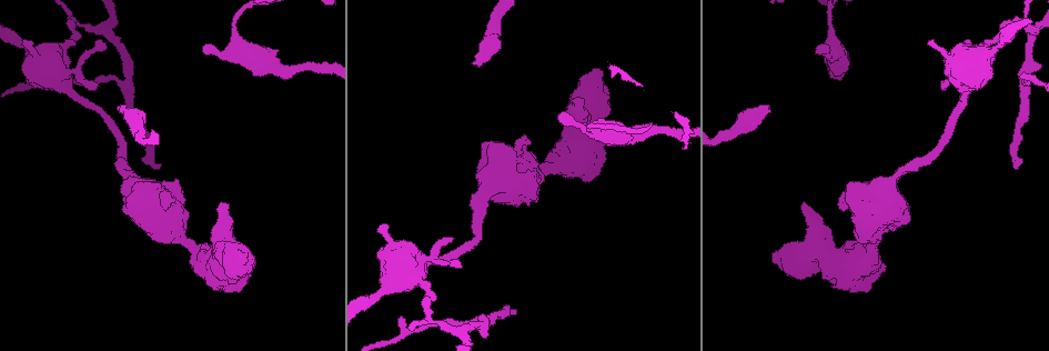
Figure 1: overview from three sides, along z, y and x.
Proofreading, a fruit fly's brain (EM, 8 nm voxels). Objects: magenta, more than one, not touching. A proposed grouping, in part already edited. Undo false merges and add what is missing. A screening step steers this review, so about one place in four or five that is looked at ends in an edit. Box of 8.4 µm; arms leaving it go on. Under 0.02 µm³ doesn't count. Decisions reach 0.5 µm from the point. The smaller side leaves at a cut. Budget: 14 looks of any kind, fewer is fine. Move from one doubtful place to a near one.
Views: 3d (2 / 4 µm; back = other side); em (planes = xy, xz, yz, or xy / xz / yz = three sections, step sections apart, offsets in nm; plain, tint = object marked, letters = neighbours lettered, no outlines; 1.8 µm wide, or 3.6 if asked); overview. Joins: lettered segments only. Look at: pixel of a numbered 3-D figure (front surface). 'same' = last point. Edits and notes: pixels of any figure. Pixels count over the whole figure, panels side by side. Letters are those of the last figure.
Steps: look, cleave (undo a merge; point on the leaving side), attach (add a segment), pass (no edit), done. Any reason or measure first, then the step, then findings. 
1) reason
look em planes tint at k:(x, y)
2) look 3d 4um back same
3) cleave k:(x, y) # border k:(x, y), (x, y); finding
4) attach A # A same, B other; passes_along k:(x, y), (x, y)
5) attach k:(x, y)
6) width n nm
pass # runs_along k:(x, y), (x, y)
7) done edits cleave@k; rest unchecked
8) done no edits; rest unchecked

an open end
look em 3.6um xy step 8 tint at 1:(766, 107)

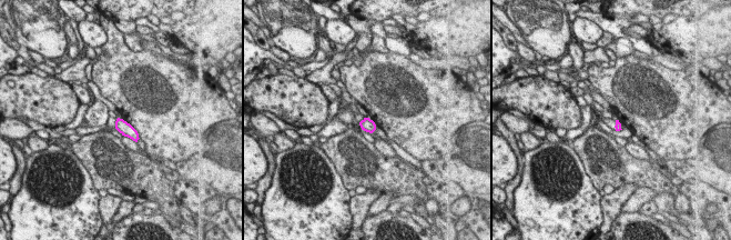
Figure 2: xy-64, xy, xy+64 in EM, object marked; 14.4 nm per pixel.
look em 3.6um planes letters same

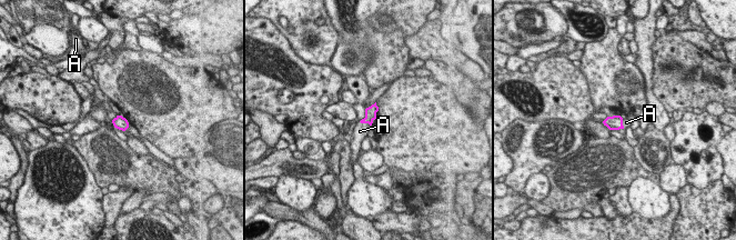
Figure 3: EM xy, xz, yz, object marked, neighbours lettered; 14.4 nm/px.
attach A # A same; passes_along 3:(371, 111), (365, 122), (360, 131); the neuron continues

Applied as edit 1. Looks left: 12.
free end
look 3d 2um at 1:(559, 114)

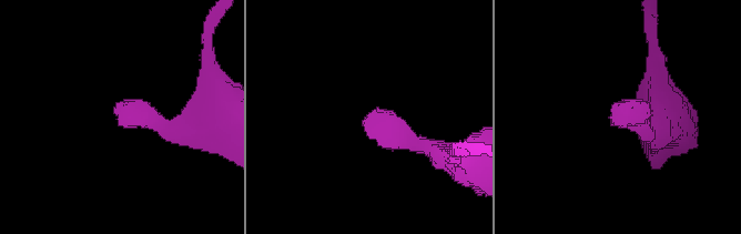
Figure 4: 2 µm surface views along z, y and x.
look em planes plain at 4:(362, 123)

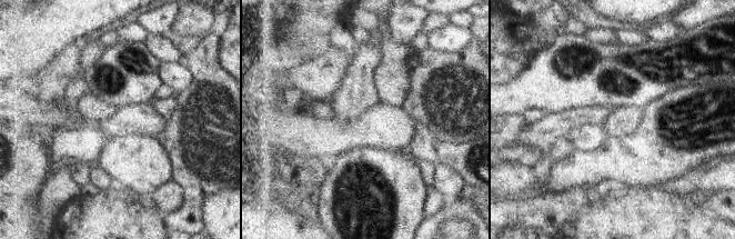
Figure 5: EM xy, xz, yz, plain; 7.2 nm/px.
look em planes letters same

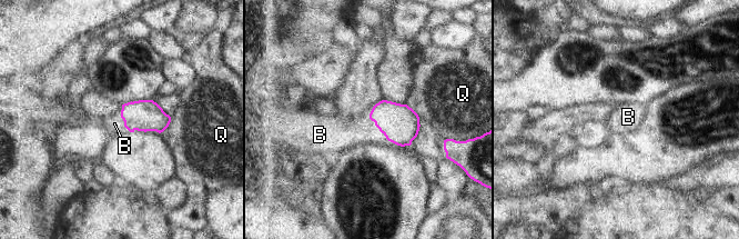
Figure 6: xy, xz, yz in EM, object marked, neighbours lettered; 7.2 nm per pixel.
attach B # B same, Q other; passes_along 6:(400, 123), (377, 127), (344, 133); the neuron continues

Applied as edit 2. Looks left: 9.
redraw
look overview

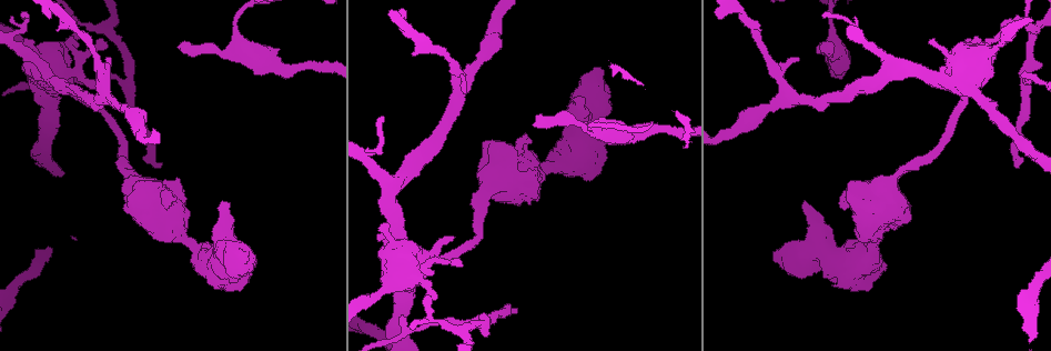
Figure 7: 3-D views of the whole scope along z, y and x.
arms part here
look 3d 2um at 7:(124, 82)

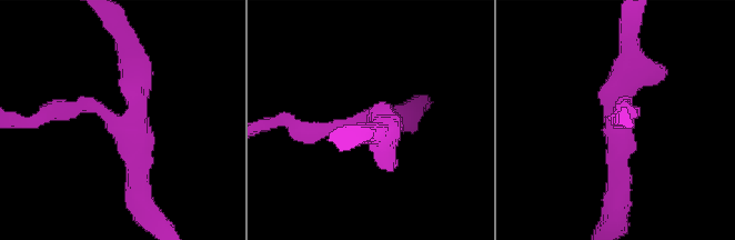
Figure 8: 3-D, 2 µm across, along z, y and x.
arms 3
look em 3.6um yz step 8 letters at 8:(124, 120)

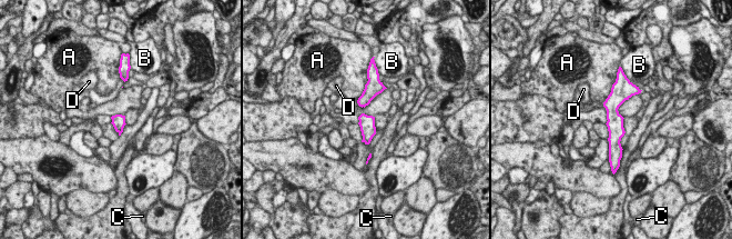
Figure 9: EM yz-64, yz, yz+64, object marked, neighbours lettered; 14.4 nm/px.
pass # A other, B other, C other, D other; border 9:(607, 139), (609, 156); continuous, no second neuron

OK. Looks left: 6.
branch stops here
look em xy step 8 letters at 7:(804, 201)

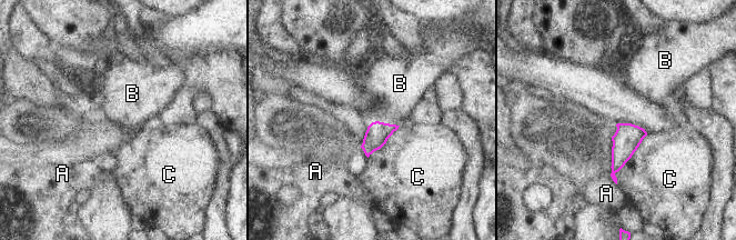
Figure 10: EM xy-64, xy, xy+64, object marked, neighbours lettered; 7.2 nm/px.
look em planes letters same

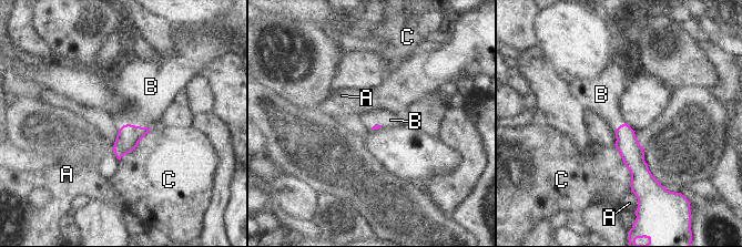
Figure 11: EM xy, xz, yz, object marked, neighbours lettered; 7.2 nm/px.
attach B # A other, B same, C other; passes_along 11:(129, 136), (134, 125), (150, 95); the neuron continues

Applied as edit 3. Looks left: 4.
free end
look em planes letters at 7:(1020, 161)

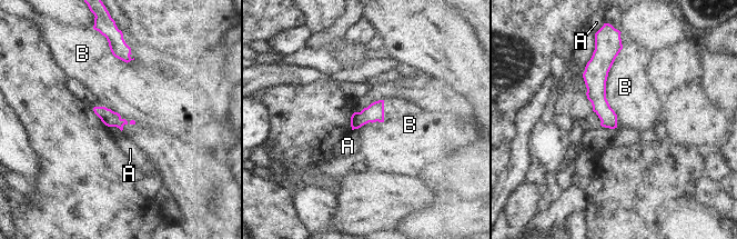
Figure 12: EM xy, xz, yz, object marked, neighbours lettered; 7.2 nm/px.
pass # A other, B other; border 12:(623, 47), (606, 81), (616, 127); no lettered segment goes on from it

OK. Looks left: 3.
done edits attach@3, attach@6, attach@11; rest unchecked

